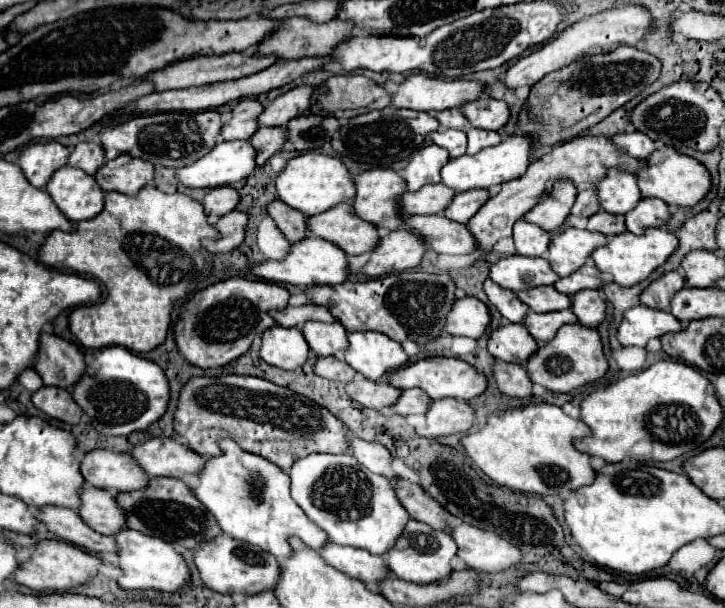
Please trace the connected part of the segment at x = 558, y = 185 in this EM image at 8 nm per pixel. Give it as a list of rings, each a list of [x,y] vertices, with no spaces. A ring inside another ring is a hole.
[[[561,178],[555,182],[549,196],[539,200],[539,204],[533,206],[523,218],[531,224],[537,224],[539,228],[543,228],[547,232],[553,232],[555,228],[559,228],[565,222],[567,214],[571,212],[573,202],[575,202],[575,196],[577,196],[577,190],[571,184],[571,180]]]

